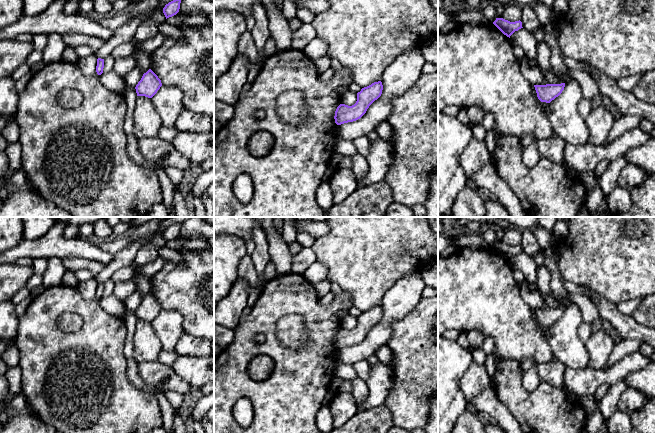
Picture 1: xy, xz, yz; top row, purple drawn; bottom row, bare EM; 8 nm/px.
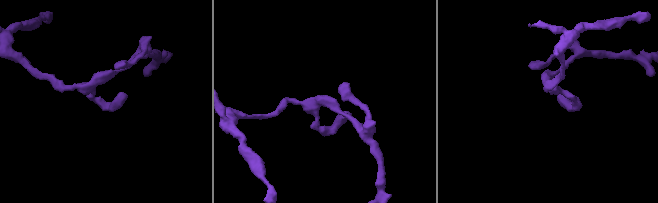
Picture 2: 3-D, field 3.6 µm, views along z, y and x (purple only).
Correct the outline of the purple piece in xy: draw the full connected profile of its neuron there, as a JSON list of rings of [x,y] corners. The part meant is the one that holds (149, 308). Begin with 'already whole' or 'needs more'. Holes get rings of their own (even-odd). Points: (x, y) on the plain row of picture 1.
already whole; [[[149,293],[146,297],[143,298],[135,313],[137,320],[152,322],[161,310],[161,304],[151,293]]]

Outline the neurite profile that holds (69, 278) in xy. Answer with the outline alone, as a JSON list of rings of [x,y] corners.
[[[67,270],[62,279],[63,285],[76,287],[79,284],[78,279],[76,278],[74,271]]]

